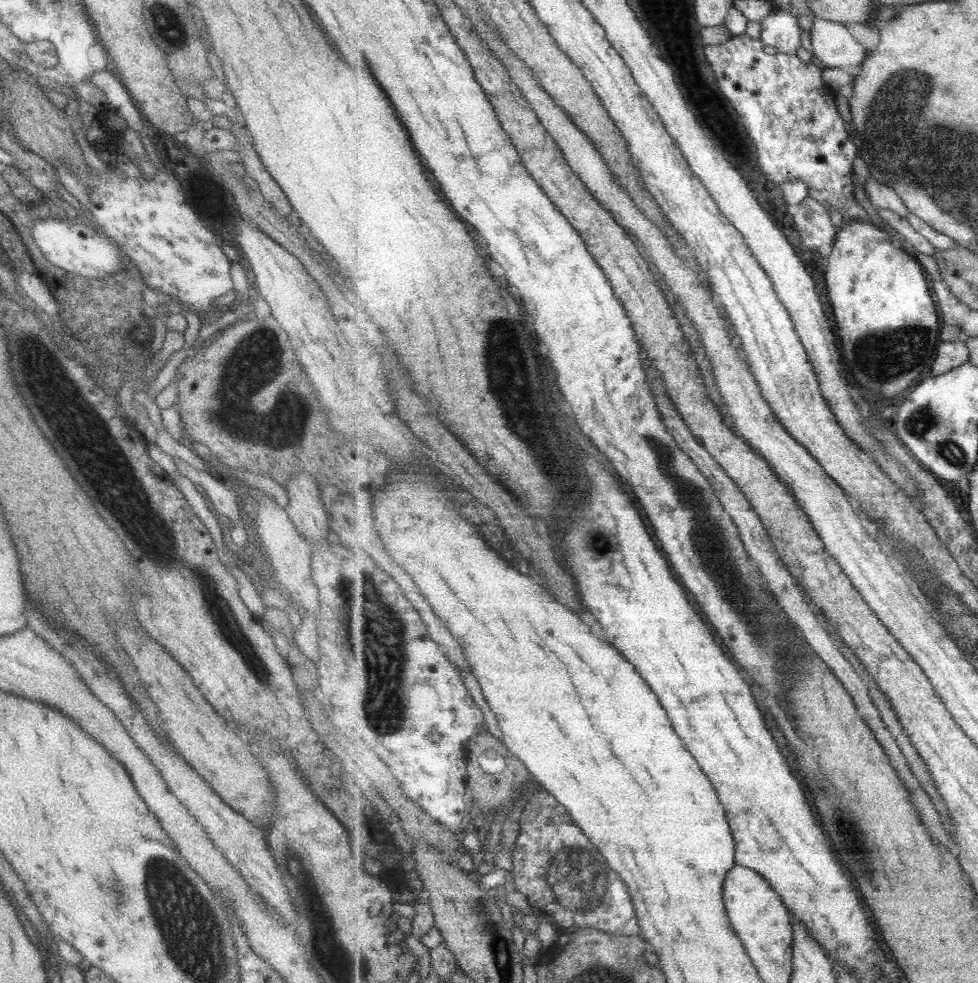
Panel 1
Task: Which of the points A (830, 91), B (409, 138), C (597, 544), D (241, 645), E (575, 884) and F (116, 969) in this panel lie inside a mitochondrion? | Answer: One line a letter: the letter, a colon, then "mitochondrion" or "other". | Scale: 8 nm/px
A: other
B: other
C: mitochondrion
D: mitochondrion
E: mitochondrion
F: other

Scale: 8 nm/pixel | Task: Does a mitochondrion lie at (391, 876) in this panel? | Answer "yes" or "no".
no

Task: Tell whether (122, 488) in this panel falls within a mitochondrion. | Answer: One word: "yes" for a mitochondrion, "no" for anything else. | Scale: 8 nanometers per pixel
yes

